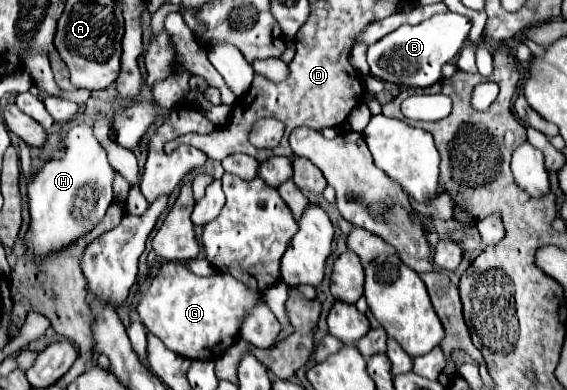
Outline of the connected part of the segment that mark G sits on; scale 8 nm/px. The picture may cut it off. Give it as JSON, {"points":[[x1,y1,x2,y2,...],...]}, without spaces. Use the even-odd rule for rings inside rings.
{"points":[[180,262,160,264,158,274,150,278,148,288,136,304,136,312,148,332,158,336,166,348,190,360,214,360,220,346,224,354,238,340,242,316,254,304,254,296,246,292,244,284,220,272,204,278,196,276]]}

